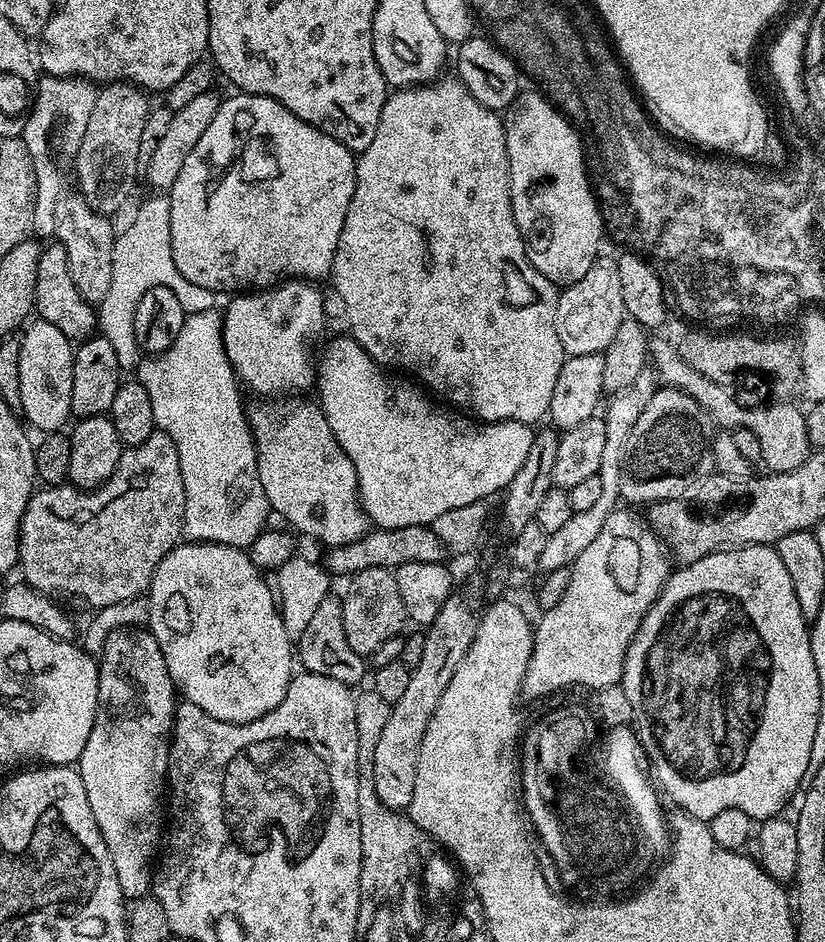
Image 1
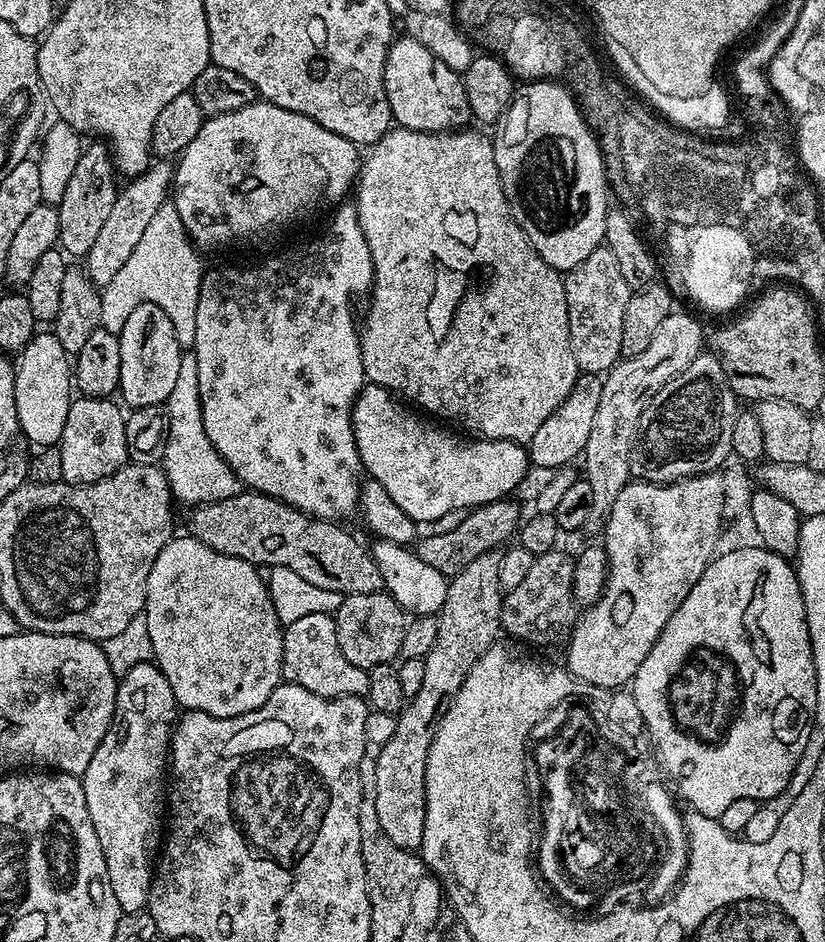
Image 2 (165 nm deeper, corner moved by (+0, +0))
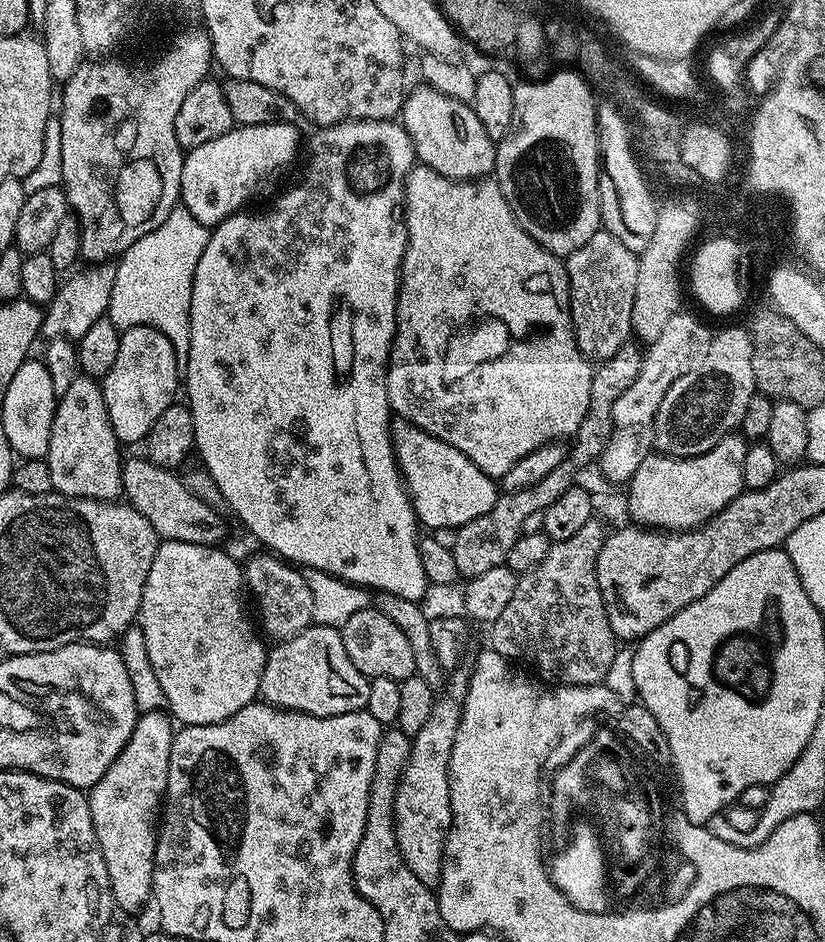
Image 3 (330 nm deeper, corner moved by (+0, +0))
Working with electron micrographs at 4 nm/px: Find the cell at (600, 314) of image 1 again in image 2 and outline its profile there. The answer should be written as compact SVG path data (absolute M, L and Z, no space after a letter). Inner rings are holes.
M606 246L596 248L584 262L565 275L564 289L570 326L570 348L581 373L597 375L609 371L621 359L622 321L626 303L629 302L632 293L632 289L622 276L618 262L614 259L614 254L611 254Z

